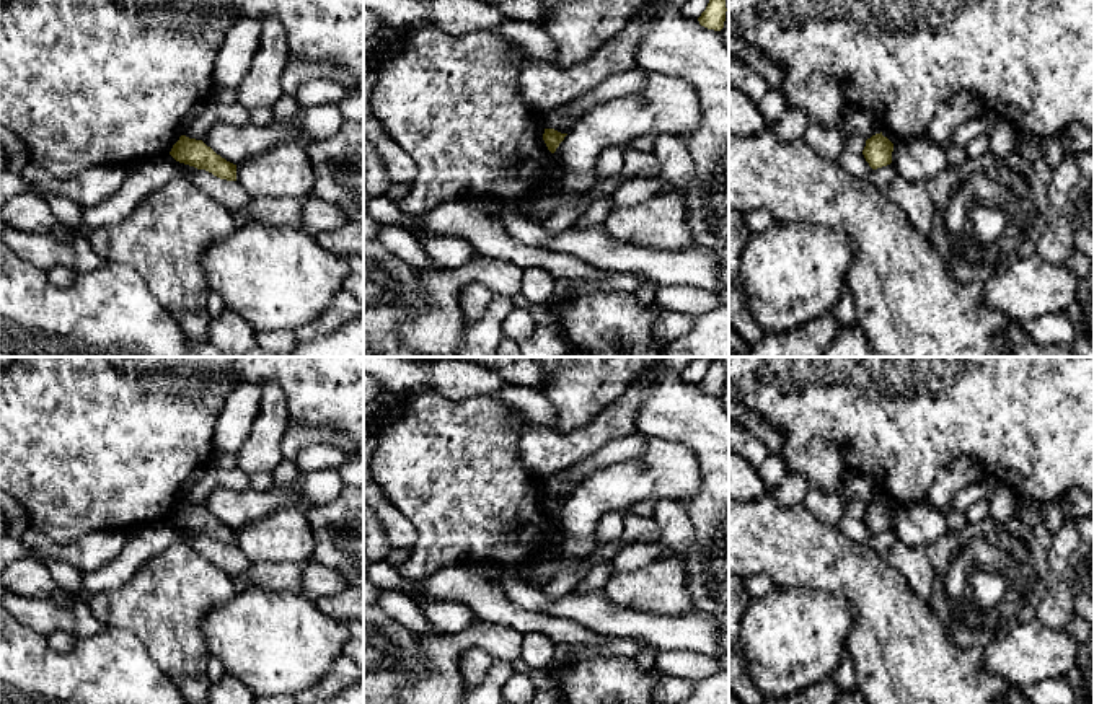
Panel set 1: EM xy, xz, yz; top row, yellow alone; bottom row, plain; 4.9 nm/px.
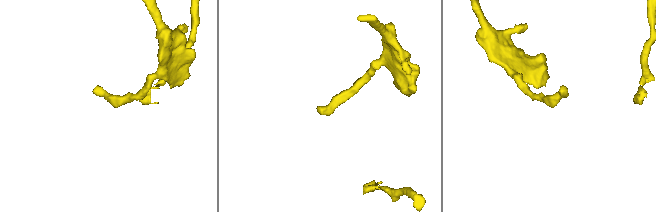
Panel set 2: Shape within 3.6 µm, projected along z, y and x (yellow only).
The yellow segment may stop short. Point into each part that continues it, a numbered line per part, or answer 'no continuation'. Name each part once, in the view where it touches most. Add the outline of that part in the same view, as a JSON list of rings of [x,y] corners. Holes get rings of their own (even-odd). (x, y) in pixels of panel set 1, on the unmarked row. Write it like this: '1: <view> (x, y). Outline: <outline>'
no continuation

